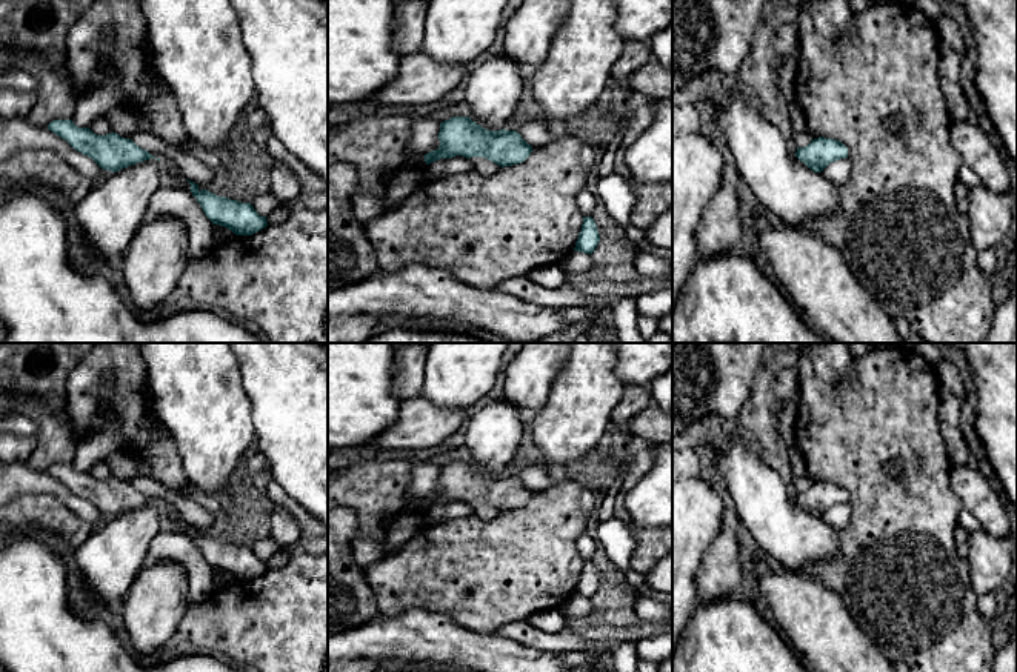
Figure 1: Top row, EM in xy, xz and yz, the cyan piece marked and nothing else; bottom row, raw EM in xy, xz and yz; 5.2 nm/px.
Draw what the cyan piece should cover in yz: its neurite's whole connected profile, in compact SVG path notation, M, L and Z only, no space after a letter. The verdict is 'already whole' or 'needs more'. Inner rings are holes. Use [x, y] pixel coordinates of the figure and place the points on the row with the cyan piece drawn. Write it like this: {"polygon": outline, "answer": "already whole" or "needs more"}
{"polygon": "M819 137L805 148L797 148L795 157L811 171L822 172L829 163L846 158L848 148L834 138Z", "answer": "already whole"}

